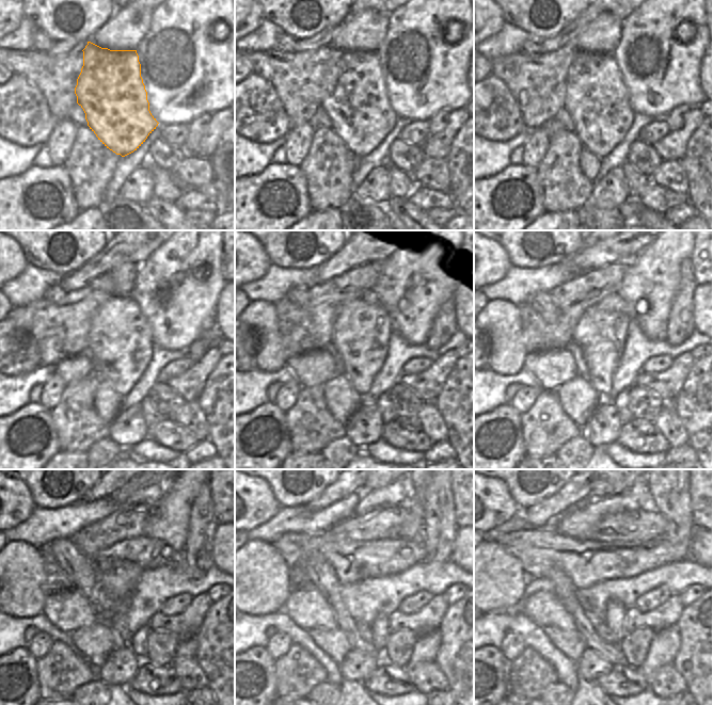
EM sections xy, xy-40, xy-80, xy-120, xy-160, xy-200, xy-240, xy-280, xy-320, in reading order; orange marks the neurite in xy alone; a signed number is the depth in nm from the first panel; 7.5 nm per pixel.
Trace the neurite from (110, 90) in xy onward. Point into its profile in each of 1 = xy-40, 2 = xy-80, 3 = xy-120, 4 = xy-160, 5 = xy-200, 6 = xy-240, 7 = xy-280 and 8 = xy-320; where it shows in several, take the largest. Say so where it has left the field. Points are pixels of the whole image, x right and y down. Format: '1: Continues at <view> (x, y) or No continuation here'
1: Continues at xy-40 (355, 99)
2: Continues at xy-80 (597, 99)
3: Continues at xy-120 (120, 340)
4: Continues at xy-160 (361, 331)
5: Continues at xy-200 (601, 335)
6: Continues at xy-240 (120, 577)
7: Continues at xy-280 (364, 629)
8: Continues at xy-320 (604, 633).

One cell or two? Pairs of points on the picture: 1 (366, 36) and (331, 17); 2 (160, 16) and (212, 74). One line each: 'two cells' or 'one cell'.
1: two cells
2: one cell

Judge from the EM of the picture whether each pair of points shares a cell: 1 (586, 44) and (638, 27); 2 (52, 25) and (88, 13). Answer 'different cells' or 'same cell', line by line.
1: different cells
2: same cell

